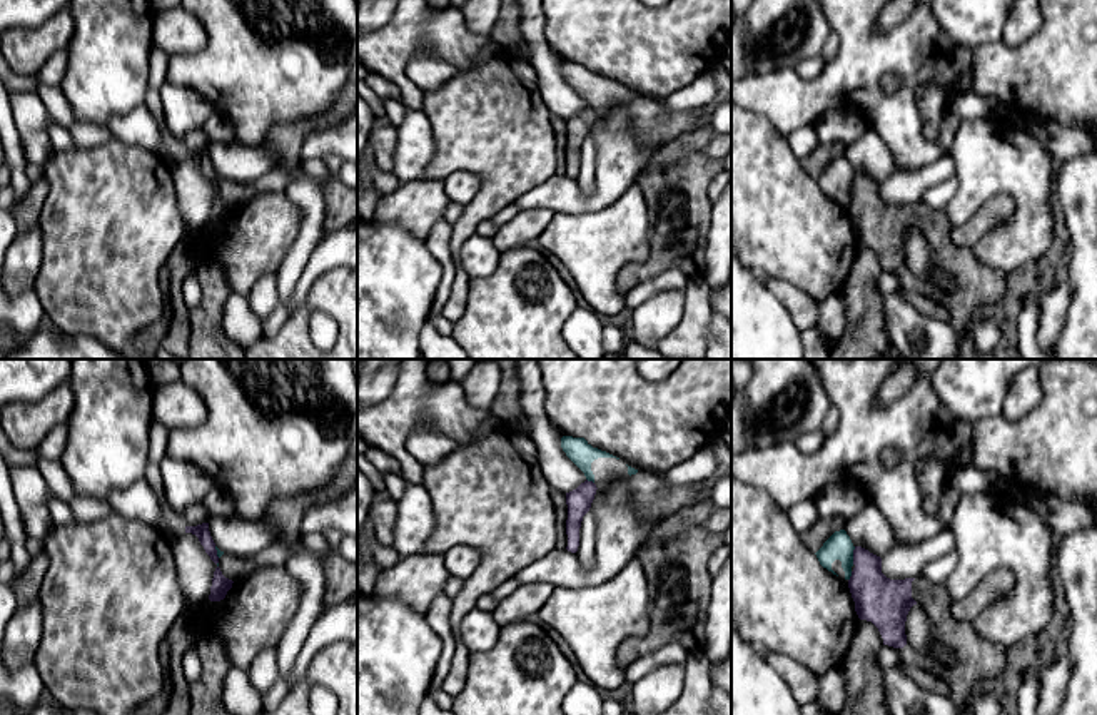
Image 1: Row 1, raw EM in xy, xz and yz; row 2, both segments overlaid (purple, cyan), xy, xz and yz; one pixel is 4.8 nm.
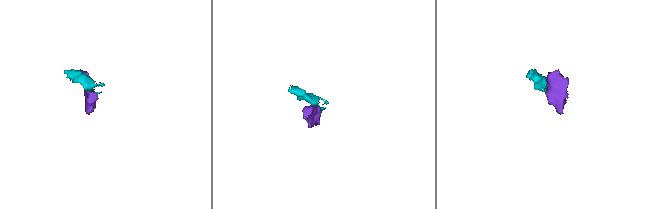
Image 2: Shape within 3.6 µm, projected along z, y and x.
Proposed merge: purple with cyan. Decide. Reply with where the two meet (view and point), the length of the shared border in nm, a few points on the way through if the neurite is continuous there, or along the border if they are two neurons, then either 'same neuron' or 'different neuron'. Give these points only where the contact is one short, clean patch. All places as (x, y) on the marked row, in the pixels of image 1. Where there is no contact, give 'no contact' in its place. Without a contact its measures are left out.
contact yz (854, 555); length 90 nm; border yz (855, 547), (852, 563); different neuron

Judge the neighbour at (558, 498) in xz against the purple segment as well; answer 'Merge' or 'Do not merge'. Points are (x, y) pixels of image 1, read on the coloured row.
Do not merge

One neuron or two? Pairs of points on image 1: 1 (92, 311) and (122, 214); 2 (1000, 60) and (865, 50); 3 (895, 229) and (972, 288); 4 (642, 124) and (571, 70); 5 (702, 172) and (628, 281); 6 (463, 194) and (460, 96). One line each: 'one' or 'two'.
1: one
2: two
3: one
4: one
5: one
6: two

